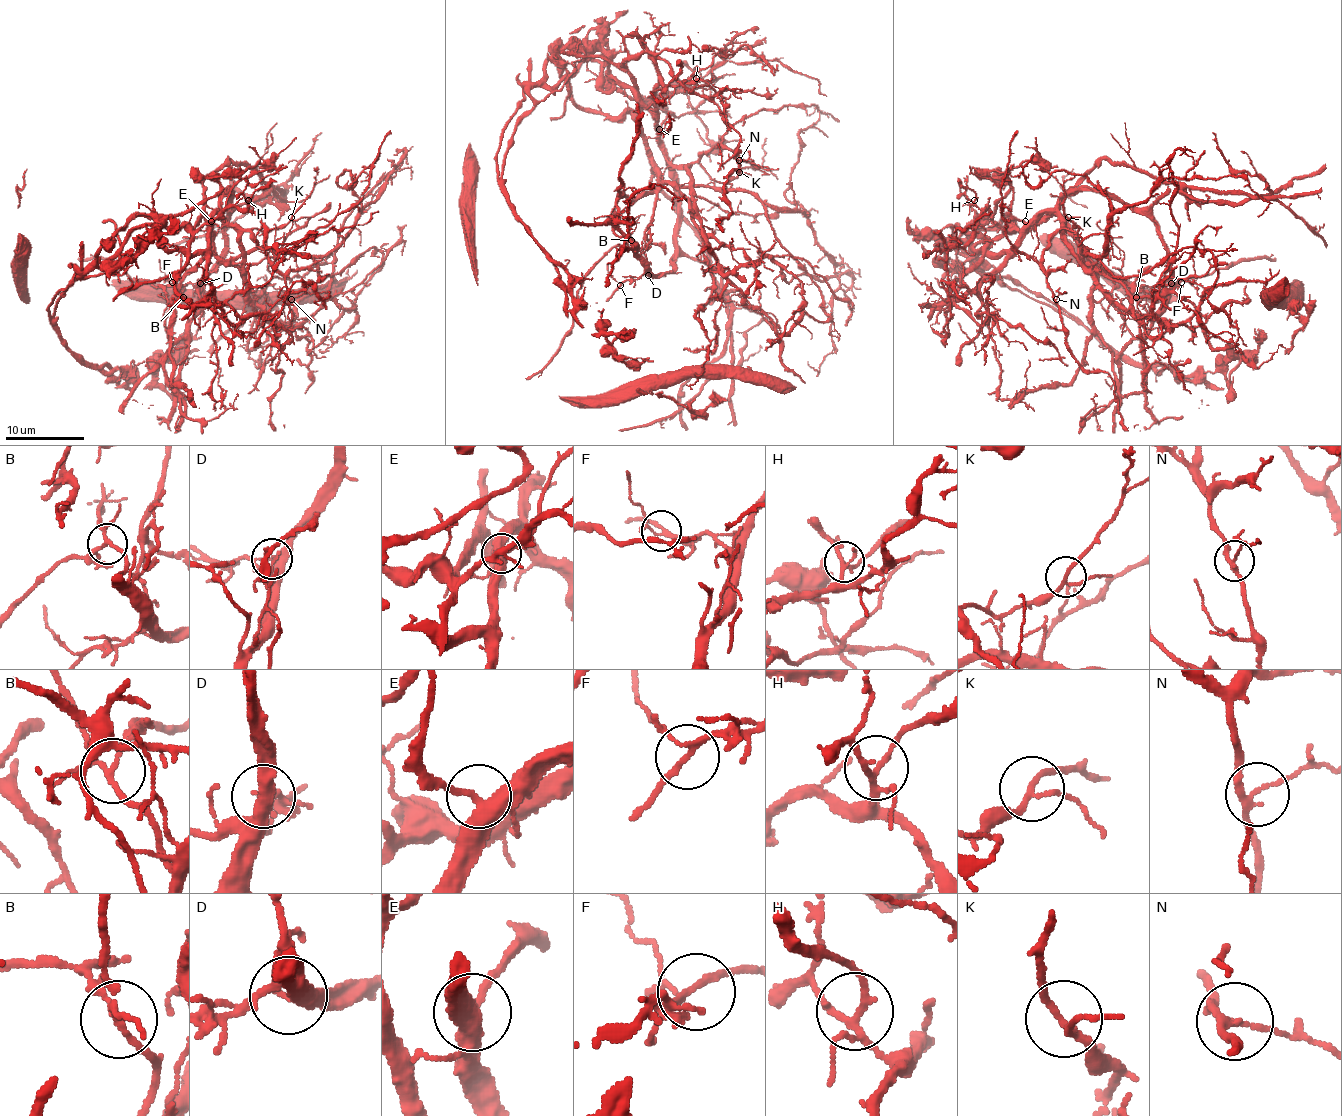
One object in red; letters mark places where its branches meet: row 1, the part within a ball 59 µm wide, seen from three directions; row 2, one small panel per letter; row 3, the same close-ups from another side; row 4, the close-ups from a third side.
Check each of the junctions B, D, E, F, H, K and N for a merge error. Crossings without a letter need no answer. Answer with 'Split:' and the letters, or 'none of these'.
Split: B, D

